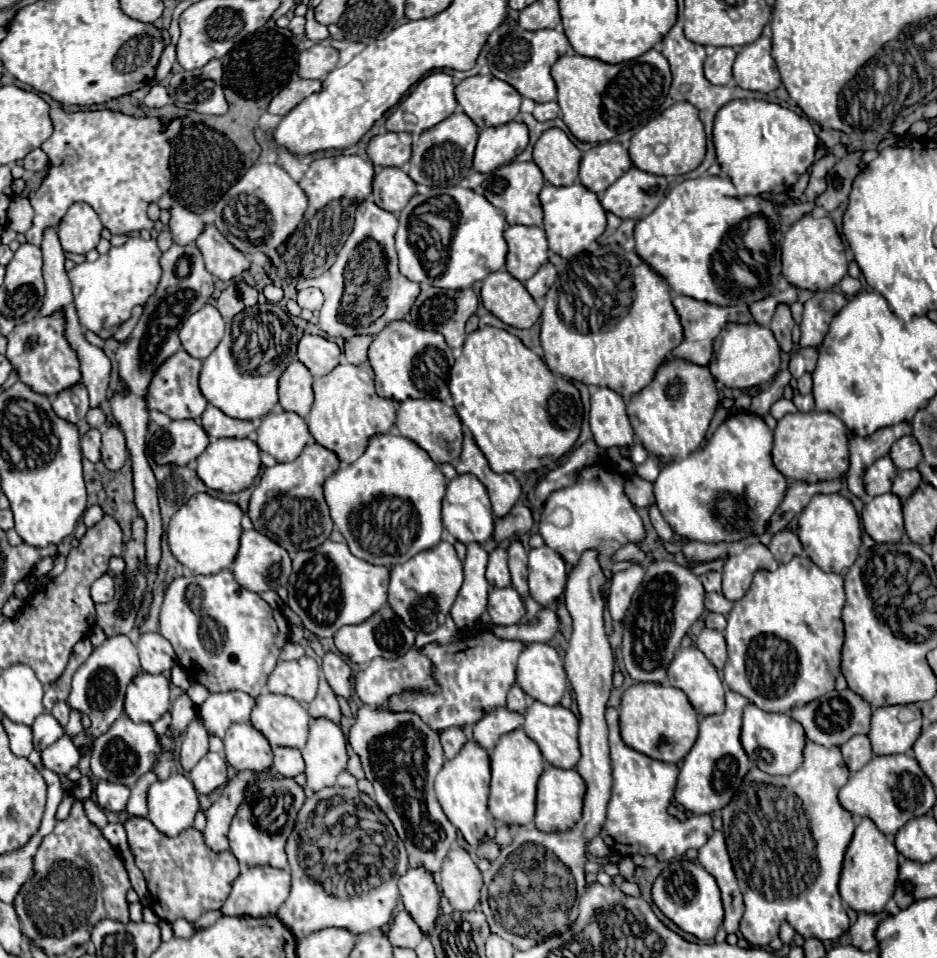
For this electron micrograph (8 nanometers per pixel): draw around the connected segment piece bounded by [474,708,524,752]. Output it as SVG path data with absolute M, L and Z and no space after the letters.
M494 708L474 724L474 740L490 752L500 740L500 736L520 728L522 724L524 716L520 716L518 712L512 712L508 708Z

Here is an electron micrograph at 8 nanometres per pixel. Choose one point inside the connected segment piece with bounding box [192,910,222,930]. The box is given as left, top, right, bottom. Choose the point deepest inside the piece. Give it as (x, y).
(209, 918)

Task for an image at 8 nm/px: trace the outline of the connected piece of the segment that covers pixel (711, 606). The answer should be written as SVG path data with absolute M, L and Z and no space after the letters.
M712 592L712 594L706 594L706 608L710 612L720 612L720 614L728 616L728 612L732 610L732 602L726 600L722 594Z

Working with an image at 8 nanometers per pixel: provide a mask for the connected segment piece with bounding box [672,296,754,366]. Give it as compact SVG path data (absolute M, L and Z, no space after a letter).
M674 296L674 308L680 316L682 326L684 326L684 342L678 348L674 348L672 354L676 358L688 360L688 362L698 364L698 366L708 366L708 362L712 358L712 342L728 322L748 324L748 322L754 320L746 304L722 308L722 306L716 306L716 304L710 304L710 302L700 302L700 300L694 300L694 298L688 298L688 296Z

